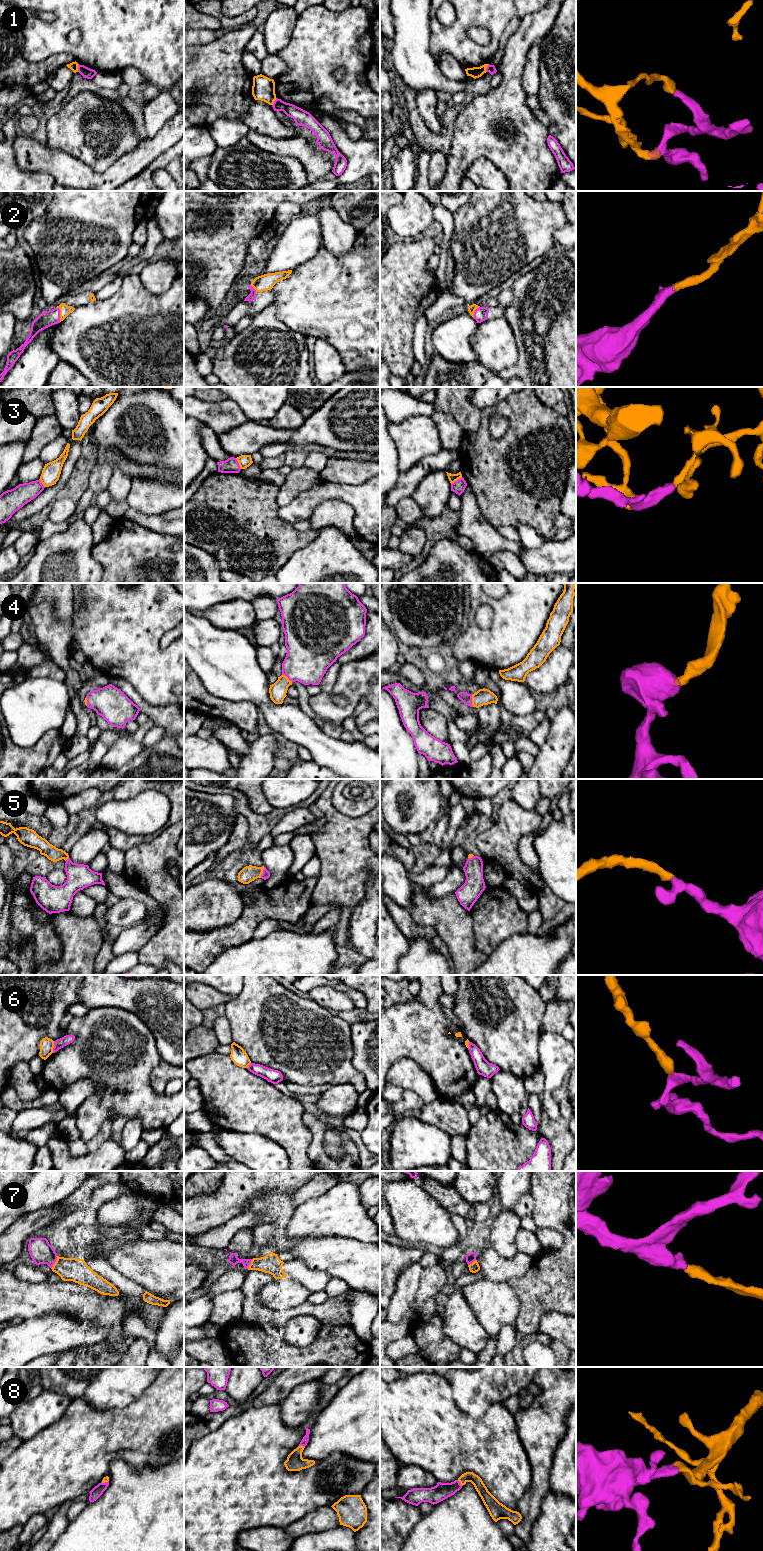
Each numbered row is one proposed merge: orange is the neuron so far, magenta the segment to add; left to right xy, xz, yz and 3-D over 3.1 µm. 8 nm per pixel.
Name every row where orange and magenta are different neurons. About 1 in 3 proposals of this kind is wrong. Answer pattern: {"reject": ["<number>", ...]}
{"reject": ["1", "3", "6"]}

